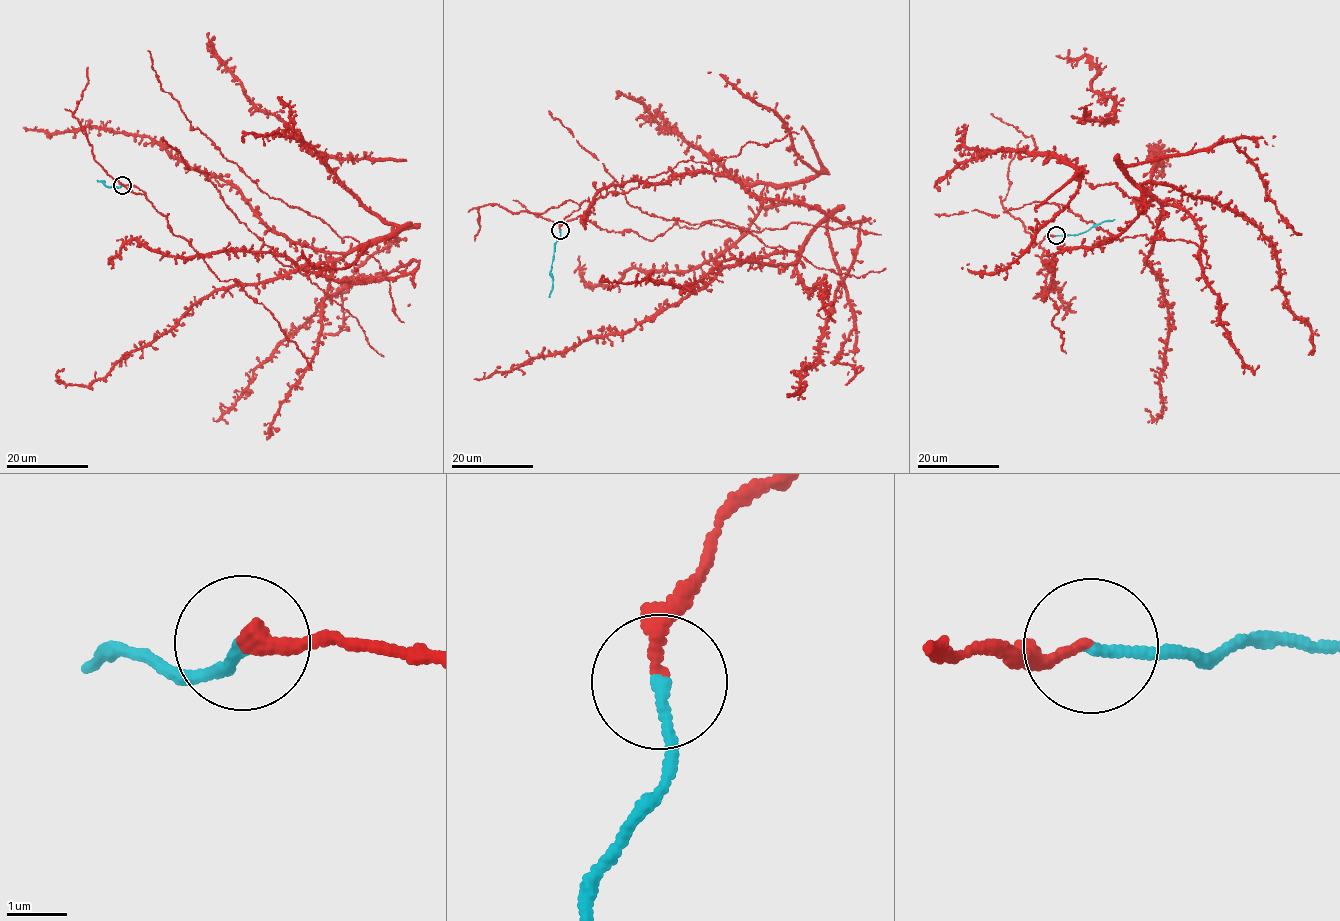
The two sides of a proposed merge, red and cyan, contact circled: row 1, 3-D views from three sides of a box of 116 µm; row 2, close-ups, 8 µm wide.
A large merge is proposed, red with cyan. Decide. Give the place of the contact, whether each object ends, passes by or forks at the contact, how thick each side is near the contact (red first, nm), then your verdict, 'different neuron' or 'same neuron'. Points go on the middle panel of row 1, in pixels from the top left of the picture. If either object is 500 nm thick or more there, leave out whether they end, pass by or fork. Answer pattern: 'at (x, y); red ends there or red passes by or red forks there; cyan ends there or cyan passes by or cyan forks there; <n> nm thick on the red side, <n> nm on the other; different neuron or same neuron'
at (560, 230); red passes by; cyan ends there; 150 nm thick on the red side, 180 nm on the other; same neuron

